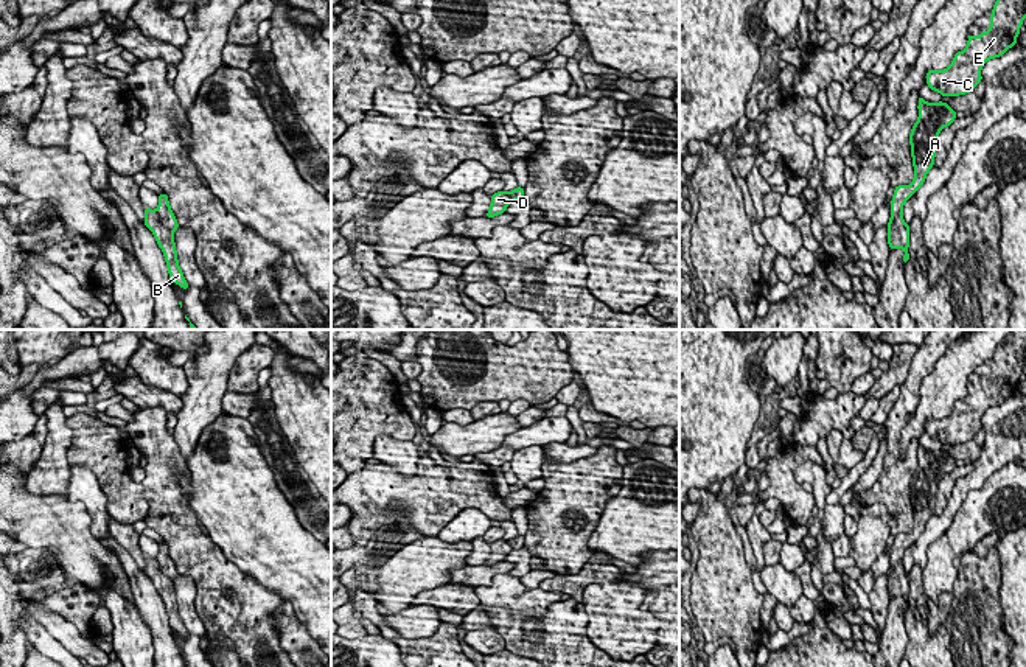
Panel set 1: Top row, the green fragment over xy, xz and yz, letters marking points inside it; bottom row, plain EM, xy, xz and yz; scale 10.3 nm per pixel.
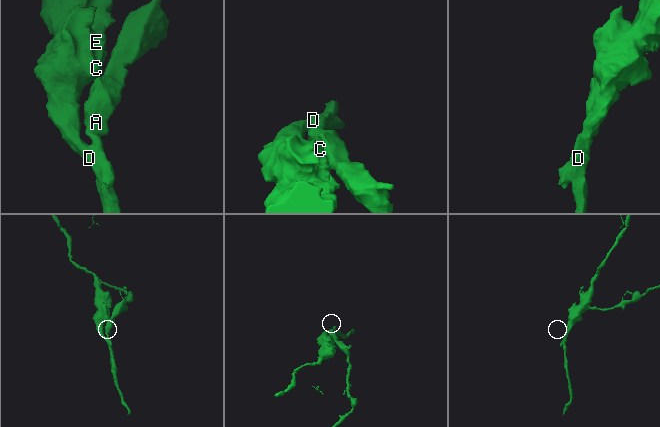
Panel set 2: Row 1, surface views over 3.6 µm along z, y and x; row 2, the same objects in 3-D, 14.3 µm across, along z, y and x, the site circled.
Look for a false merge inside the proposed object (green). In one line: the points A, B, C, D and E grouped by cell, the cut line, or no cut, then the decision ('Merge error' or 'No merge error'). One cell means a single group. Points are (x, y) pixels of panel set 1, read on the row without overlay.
Groups: A / B C D E. Split along xy (156, 558), (160, 571), (171, 582). Merge error

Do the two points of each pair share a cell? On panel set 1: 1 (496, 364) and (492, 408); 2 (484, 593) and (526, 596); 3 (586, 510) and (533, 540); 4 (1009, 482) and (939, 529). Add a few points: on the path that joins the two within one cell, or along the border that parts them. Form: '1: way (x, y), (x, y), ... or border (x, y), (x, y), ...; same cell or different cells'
1: border (498, 401), (479, 401), (470, 409); different cells
2: way (495, 594), (515, 594); same cell
3: way (574, 509), (563, 510), (546, 527); same cell
4: border (973, 488), (956, 510), (952, 524), (928, 546); different cells

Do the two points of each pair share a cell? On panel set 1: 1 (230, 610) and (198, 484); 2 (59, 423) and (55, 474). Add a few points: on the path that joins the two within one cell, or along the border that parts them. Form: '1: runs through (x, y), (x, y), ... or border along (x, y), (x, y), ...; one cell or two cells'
1: border along (207, 535), (237, 566); two cells
2: runs through (58, 436), (55, 462); one cell

